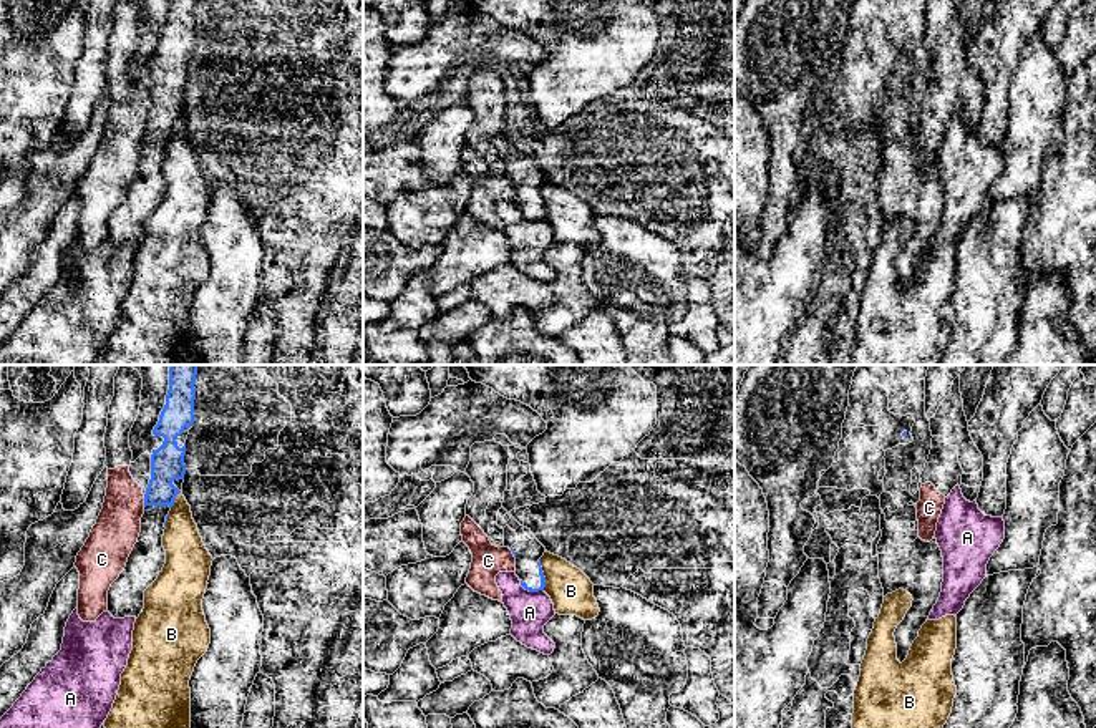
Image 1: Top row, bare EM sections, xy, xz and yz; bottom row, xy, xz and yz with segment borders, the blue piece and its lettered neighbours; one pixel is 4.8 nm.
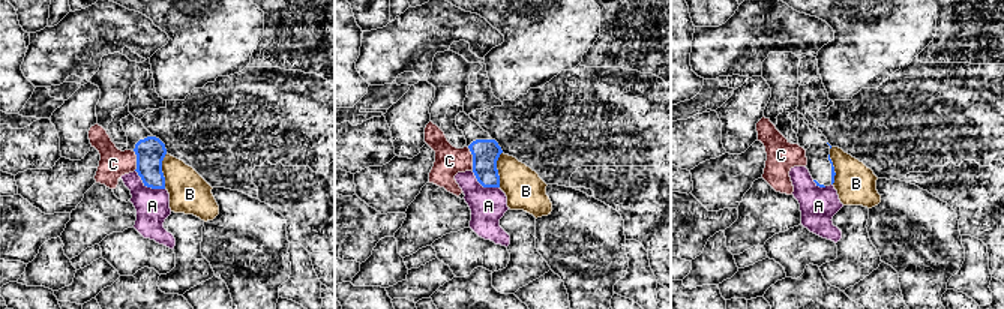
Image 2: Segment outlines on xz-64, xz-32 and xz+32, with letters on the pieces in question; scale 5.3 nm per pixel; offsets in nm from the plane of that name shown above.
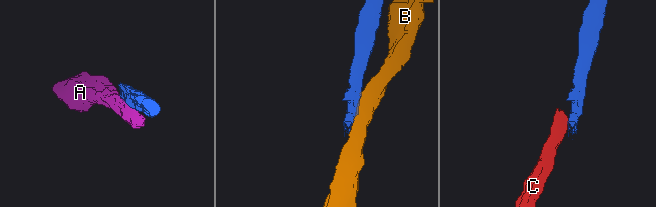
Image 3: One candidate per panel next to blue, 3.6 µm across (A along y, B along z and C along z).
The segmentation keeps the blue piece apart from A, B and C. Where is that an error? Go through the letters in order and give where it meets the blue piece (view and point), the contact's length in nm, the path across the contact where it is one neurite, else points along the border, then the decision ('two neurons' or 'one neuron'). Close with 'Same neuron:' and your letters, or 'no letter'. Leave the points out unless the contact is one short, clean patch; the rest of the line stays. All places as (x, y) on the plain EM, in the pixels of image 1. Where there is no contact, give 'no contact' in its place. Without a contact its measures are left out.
A: meets blue in xz at (531, 219); contact 130 nm long; two neurons
B: meets blue in xz at (543, 203); contact 150 nm long; two neurons
C: meets blue in xy at (145, 130); contact 60 nm long; border along xy (143, 123), (145, 135); two neurons
Same neuron: no letter

